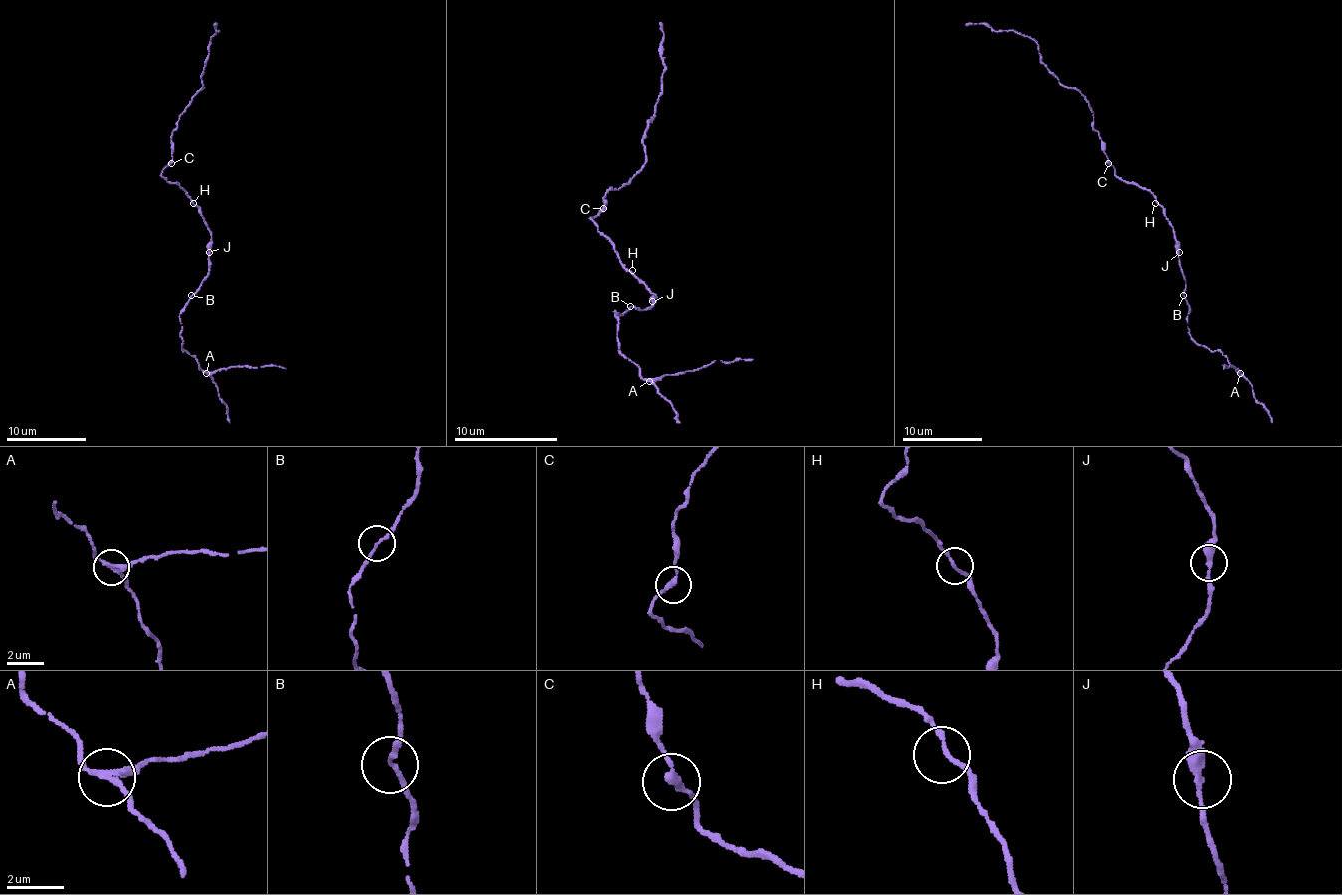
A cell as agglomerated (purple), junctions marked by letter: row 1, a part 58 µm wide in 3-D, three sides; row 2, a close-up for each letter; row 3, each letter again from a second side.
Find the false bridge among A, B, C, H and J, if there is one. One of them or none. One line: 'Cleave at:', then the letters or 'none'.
Cleave at: A

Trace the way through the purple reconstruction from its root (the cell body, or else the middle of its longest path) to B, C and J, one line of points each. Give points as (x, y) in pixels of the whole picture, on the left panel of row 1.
B: (193, 203), (209, 228), (211, 248), (207, 278), (191, 296)
C: (193, 203), (179, 185), (169, 183), (161, 175), (161, 171), (171, 163)
J: (193, 203), (211, 234), (209, 252)

